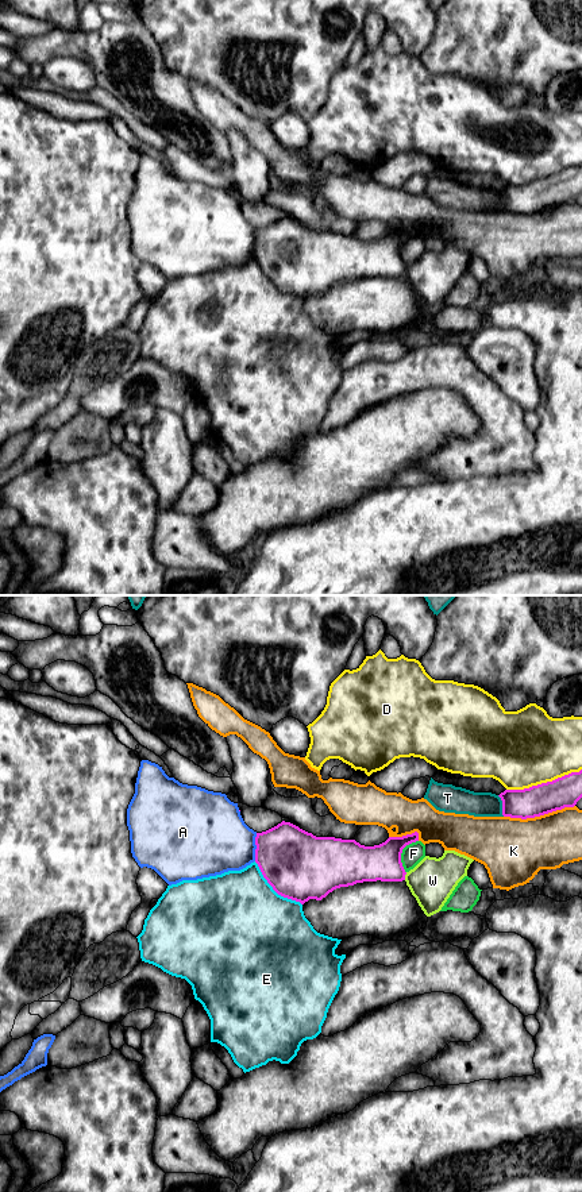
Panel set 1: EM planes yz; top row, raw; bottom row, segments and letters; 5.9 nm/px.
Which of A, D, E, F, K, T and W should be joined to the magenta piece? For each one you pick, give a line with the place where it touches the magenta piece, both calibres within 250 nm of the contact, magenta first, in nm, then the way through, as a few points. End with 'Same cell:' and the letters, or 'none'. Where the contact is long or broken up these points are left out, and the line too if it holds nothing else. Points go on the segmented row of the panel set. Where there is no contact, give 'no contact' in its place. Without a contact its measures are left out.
Same cell: none

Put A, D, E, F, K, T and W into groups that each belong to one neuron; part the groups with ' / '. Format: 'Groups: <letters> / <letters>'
Groups: A / D / E / F / K / T / W

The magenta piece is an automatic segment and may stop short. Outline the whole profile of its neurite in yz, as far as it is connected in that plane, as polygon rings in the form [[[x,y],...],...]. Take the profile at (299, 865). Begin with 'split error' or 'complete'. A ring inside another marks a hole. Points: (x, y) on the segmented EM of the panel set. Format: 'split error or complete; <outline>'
complete; [[[282,821],[257,833],[255,863],[278,895],[304,904],[356,883],[405,880],[401,853],[416,841],[417,832],[365,846],[355,840],[316,837]]]

